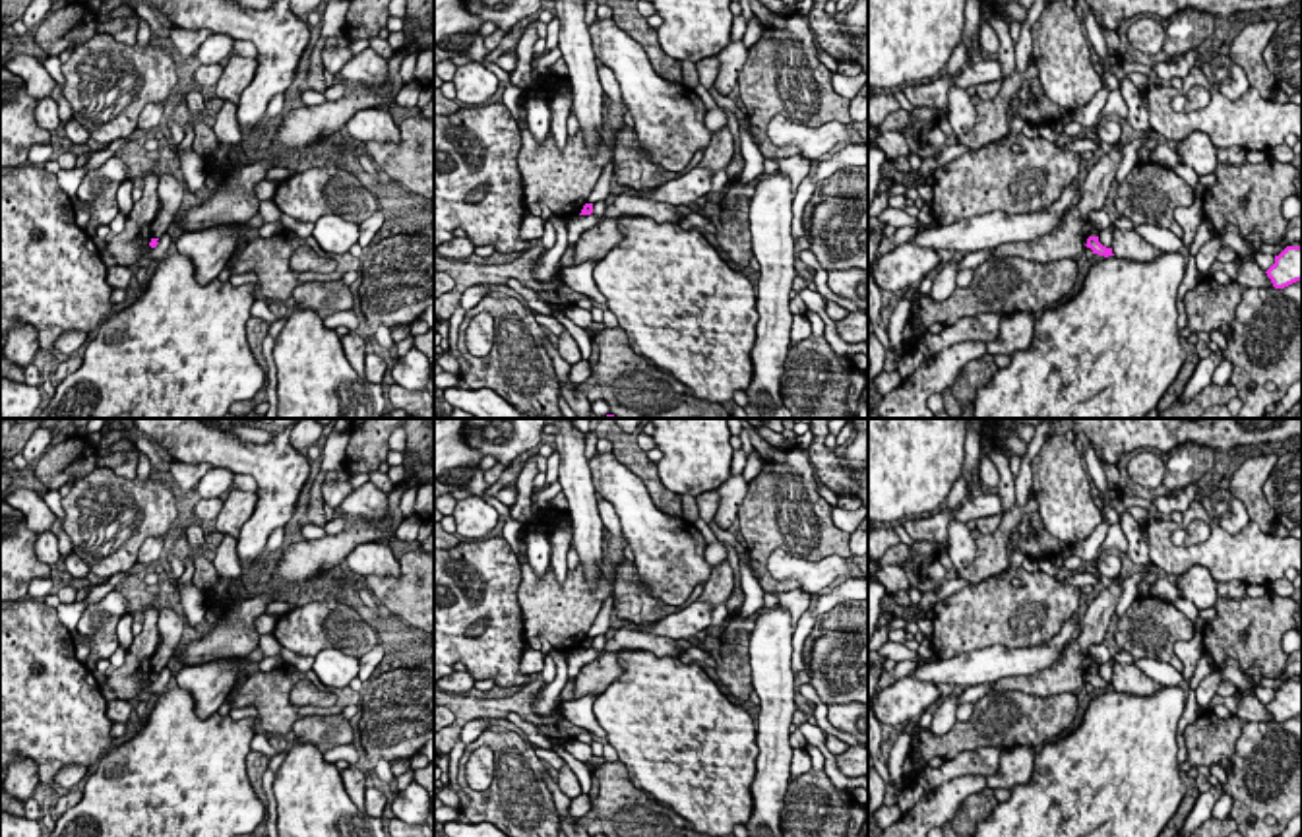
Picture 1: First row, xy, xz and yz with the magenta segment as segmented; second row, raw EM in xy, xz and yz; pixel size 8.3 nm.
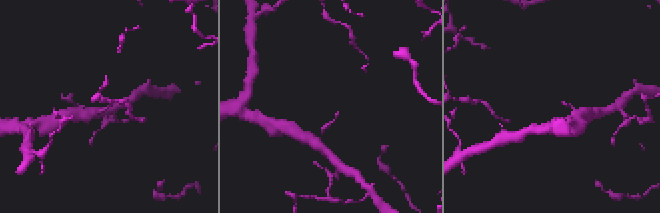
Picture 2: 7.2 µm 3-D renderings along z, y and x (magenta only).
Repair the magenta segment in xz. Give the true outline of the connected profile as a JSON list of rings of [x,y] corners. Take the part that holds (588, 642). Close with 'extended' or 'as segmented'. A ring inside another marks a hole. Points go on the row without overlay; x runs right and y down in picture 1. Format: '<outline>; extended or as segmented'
[[[608,597],[603,603],[603,608],[595,620],[595,624],[591,626],[591,630],[587,632],[587,637],[583,639],[579,649],[591,649],[593,647],[593,639],[597,636],[604,636],[610,630],[610,618],[614,616],[614,597]]]; extended

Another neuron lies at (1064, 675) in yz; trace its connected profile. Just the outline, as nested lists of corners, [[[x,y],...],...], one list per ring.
[[[1120,575],[1116,579],[1106,581],[1106,589],[1100,591],[1087,604],[1085,616],[1079,618],[1079,636],[1066,645],[1064,653],[1056,663],[1033,674],[1002,678],[994,684],[994,690],[1019,690],[1042,698],[1054,696],[1056,692],[1071,692],[1077,696],[1087,682],[1081,676],[1081,672],[1085,670],[1081,665],[1081,657],[1089,655],[1093,645],[1100,645],[1104,641],[1110,618],[1116,614],[1116,604],[1124,579],[1126,577]]]

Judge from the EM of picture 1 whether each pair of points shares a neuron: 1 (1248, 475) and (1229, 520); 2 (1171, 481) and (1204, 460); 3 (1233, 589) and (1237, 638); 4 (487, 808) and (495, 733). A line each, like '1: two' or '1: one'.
1: two
2: one
3: two
4: one

